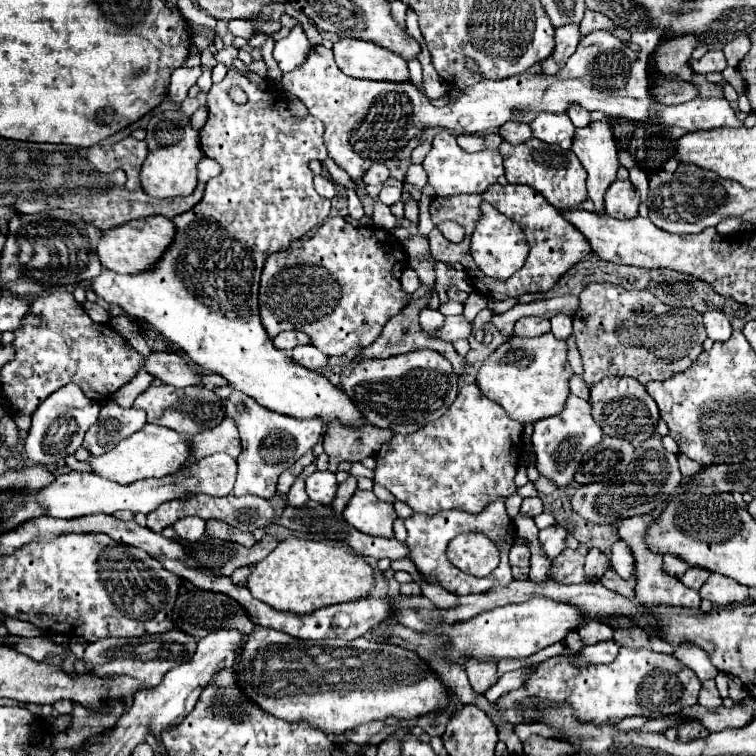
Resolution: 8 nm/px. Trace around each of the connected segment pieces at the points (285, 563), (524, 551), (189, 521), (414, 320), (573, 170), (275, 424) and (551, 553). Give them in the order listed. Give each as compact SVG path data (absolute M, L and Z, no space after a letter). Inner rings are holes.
M288 538L278 542L278 546L264 560L250 568L246 586L254 598L276 610L310 614L330 604L368 596L374 588L374 572L370 564L351 549L340 550L328 541Z
M514 542L510 548L510 564L512 574L518 580L528 578L528 566L530 566L530 546L528 542Z
M186 516L180 522L174 524L176 536L182 536L184 540L198 540L204 534L204 520L198 516Z
M420 298L420 300L410 302L408 306L404 306L400 314L396 314L394 318L390 318L390 320L388 320L388 324L384 326L382 334L380 334L380 336L374 340L374 344L370 344L370 346L362 348L362 350L360 350L360 352L354 356L354 360L390 358L390 356L398 356L398 354L404 354L404 352L420 350L420 348L432 348L432 350L436 350L436 352L444 354L444 356L446 356L446 358L452 362L454 372L456 372L458 376L462 376L462 374L464 374L464 358L462 358L462 356L456 352L453 344L435 338L428 338L428 336L426 336L426 334L422 331L419 324L419 314L422 308L426 308L426 298Z
M530 138L522 144L510 144L502 142L498 152L504 158L506 168L506 180L510 184L526 184L538 190L554 208L558 210L574 210L582 208L582 202L588 198L586 190L586 170L576 160L576 154L572 150L562 150L558 144L546 144L538 138Z
M234 390L228 400L224 400L224 406L226 406L226 416L236 422L240 440L242 440L242 454L238 456L238 478L236 478L236 486L234 486L232 494L234 496L254 494L254 496L270 500L276 494L278 476L318 442L318 438L322 434L322 422L318 418L298 420L298 418L292 418L286 414L272 412L272 410L260 406L254 398L250 398L238 390ZM236 402L246 404L244 414L236 412Z
M558 524L540 530L540 544L542 544L542 550L546 552L546 556L550 560L556 558L566 548L566 542L564 542L566 534L568 534L568 530L558 526Z

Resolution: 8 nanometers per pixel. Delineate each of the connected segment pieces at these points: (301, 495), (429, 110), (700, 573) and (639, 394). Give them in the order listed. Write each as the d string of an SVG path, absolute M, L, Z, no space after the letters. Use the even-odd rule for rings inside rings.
M314 464L312 466L308 466L300 476L298 476L298 480L292 484L292 488L290 488L290 492L288 492L288 504L290 506L302 506L302 504L306 504L308 502L308 496L306 496L306 490L304 490L304 478L310 474L310 472L314 472Z
M594 30L588 36L584 36L578 42L576 52L568 58L566 66L556 74L556 76L546 76L546 74L516 74L504 80L482 79L478 84L464 88L464 90L452 90L450 92L450 102L444 108L436 108L424 90L416 86L412 80L406 82L378 82L378 80L362 80L362 78L350 78L346 76L334 62L332 50L324 46L312 46L304 64L298 66L292 72L282 74L282 90L288 94L296 96L314 118L318 118L324 124L324 144L328 148L330 158L348 172L350 180L356 184L356 194L364 202L368 198L366 186L360 182L366 174L366 170L374 162L386 162L390 160L398 150L402 150L410 138L418 136L426 128L450 128L456 132L484 132L488 128L502 126L508 120L518 120L518 122L528 122L530 112L566 112L570 104L578 102L586 110L600 110L610 118L628 118L632 122L650 122L650 124L660 124L660 126L680 126L684 130L712 130L712 128L740 128L744 126L734 110L730 108L728 100L724 96L710 96L710 98L696 98L678 106L666 106L660 102L650 100L648 88L646 88L646 78L648 78L648 60L640 52L630 50L626 44L622 44L614 32L606 30Z
M690 566L688 570L686 570L686 574L680 578L688 588L694 588L694 590L698 590L706 580L708 580L708 576L710 576L710 572L708 570L704 570L704 568L694 568L694 566Z
M602 378L598 384L590 388L590 404L592 416L608 436L622 436L632 444L642 444L654 434L654 428L660 420L656 402L646 394L644 386L634 378Z

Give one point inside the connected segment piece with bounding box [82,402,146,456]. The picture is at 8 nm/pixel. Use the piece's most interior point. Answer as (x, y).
(115, 423)

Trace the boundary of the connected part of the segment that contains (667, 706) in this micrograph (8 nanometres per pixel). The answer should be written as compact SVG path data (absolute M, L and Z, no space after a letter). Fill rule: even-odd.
M620 648L620 654L610 664L592 664L574 668L568 664L568 650L542 664L528 682L498 700L498 710L510 724L532 722L524 718L518 702L526 696L538 696L544 702L570 702L584 722L620 722L626 716L670 716L682 708L698 704L700 680L680 660L670 654L658 654L650 648Z

